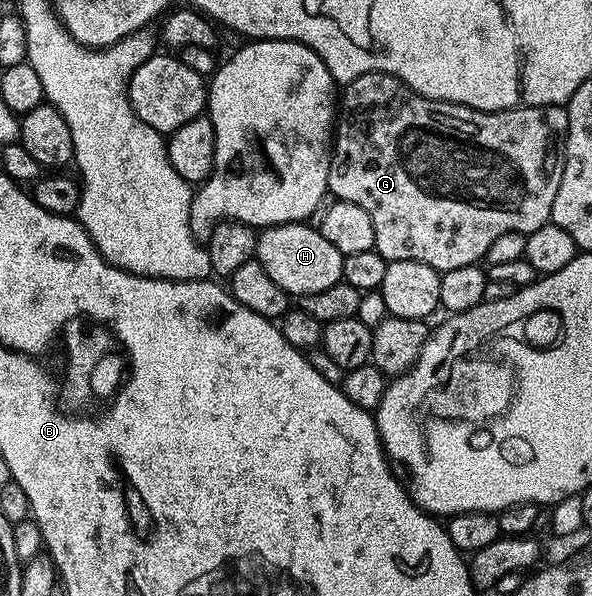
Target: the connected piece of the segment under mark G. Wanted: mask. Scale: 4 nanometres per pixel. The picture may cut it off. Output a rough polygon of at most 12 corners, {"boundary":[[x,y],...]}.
{"boundary":[[388,73],[338,97],[328,193],[437,273],[549,224],[564,105]]}

